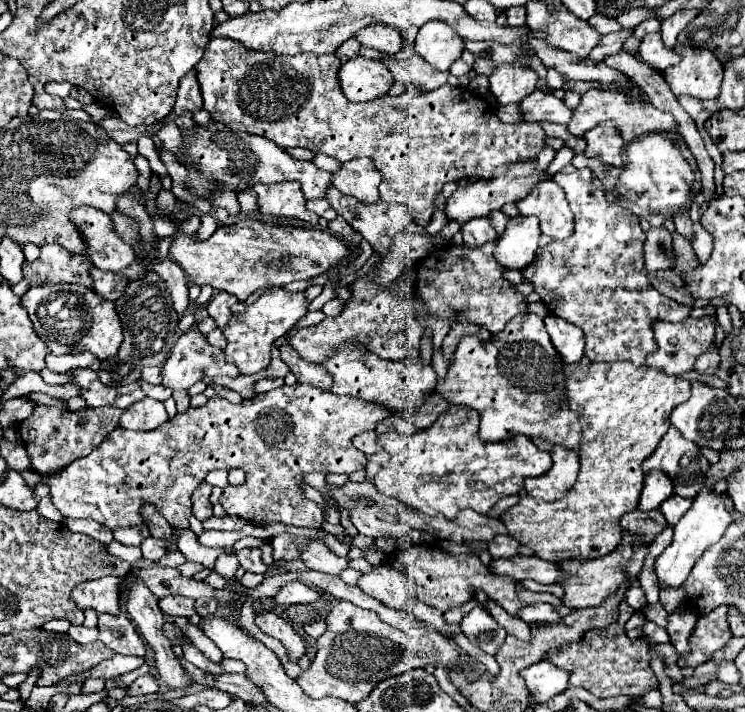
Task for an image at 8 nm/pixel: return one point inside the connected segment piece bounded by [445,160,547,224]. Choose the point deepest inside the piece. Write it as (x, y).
(509, 184)

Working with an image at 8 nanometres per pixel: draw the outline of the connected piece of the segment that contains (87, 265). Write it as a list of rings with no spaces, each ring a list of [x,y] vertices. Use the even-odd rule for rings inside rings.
[[[45,244],[41,248],[41,256],[35,262],[23,262],[23,278],[29,282],[29,286],[67,282],[81,284],[91,290],[91,266],[93,264],[87,256],[67,252],[59,244]]]

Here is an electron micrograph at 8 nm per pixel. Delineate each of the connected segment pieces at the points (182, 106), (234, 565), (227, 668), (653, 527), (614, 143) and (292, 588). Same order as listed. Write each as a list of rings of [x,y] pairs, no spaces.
[[[195,70],[187,72],[187,76],[183,76],[181,84],[179,84],[179,102],[175,106],[175,112],[167,118],[167,120],[175,120],[181,112],[185,110],[191,110],[195,112],[199,106],[203,106],[203,100],[201,100],[201,90],[199,90],[199,82],[197,82],[197,76],[195,76]]]
[[[221,554],[215,562],[215,572],[225,576],[227,580],[231,580],[235,576],[237,568],[239,568],[239,562],[235,560],[235,554]]]
[[[223,658],[219,664],[225,672],[229,673],[244,673],[246,670],[245,664],[239,660]]]
[[[657,508],[657,510],[649,510],[649,512],[633,510],[629,514],[623,514],[619,524],[621,524],[623,532],[639,532],[639,536],[647,536],[647,540],[653,542],[655,536],[665,530],[667,520],[665,520],[663,512]]]
[[[611,122],[597,124],[589,132],[585,132],[585,156],[599,158],[603,164],[609,166],[621,166],[623,164],[623,138],[615,130]]]
[[[293,582],[281,588],[281,592],[275,596],[275,600],[279,604],[307,604],[307,602],[315,602],[321,594],[301,582]]]

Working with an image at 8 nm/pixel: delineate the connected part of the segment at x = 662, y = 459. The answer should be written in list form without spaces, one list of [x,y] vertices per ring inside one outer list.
[[[669,426],[667,434],[661,438],[659,446],[655,448],[655,452],[653,452],[647,460],[643,460],[643,472],[645,472],[645,474],[647,474],[649,470],[653,470],[653,468],[663,470],[663,472],[673,480],[673,484],[675,484],[675,494],[679,494],[679,496],[683,496],[683,498],[693,498],[693,496],[703,488],[703,478],[705,478],[705,472],[707,472],[707,468],[709,468],[709,462],[707,462],[707,458],[699,452],[699,448],[695,446],[695,442],[683,438],[683,434],[681,434],[677,428]]]

